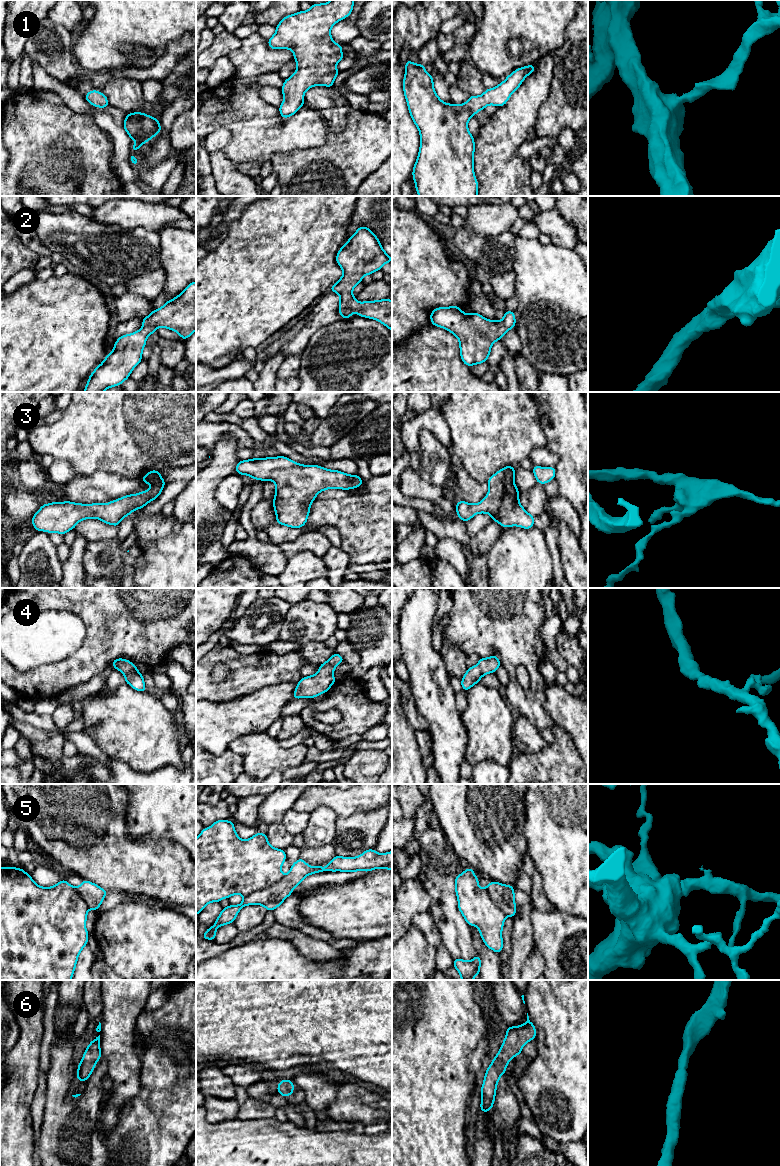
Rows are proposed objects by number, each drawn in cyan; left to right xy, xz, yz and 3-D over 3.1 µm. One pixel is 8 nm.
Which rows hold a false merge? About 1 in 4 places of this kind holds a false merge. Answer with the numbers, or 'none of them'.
5

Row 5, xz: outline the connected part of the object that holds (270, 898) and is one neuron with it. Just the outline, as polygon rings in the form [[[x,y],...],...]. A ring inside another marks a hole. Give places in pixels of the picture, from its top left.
[[[368,849],[358,857],[341,857],[336,855],[325,867],[319,865],[312,867],[300,857],[291,865],[289,873],[284,875],[273,886],[244,897],[240,905],[230,904],[228,907],[223,908],[215,923],[208,927],[208,930],[201,937],[214,941],[218,928],[233,923],[239,911],[247,905],[262,905],[268,911],[273,911],[292,894],[293,889],[308,875],[326,872],[327,869],[330,872],[370,872],[378,868],[392,870],[392,851],[380,854],[374,849]]]

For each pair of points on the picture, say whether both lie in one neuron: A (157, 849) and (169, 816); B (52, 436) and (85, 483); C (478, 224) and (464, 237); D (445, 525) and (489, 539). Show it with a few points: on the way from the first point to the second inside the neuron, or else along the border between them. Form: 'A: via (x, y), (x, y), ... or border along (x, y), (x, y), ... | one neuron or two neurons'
A: border along (137, 839), (167, 838), (183, 847) | two neurons
B: border along (103, 470), (97, 470), (88, 475), (75, 476) | two neurons
C: border along (463, 225), (471, 228), (481, 236), (495, 235) | two neurons
D: via (456, 530), (466, 540), (478, 540) | one neuron

